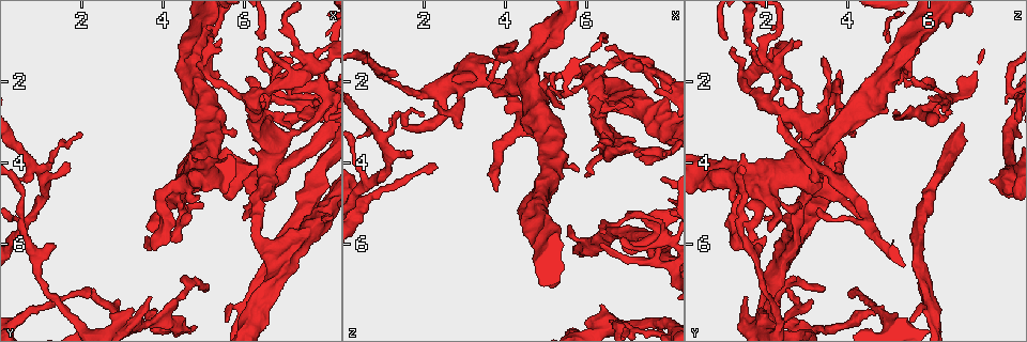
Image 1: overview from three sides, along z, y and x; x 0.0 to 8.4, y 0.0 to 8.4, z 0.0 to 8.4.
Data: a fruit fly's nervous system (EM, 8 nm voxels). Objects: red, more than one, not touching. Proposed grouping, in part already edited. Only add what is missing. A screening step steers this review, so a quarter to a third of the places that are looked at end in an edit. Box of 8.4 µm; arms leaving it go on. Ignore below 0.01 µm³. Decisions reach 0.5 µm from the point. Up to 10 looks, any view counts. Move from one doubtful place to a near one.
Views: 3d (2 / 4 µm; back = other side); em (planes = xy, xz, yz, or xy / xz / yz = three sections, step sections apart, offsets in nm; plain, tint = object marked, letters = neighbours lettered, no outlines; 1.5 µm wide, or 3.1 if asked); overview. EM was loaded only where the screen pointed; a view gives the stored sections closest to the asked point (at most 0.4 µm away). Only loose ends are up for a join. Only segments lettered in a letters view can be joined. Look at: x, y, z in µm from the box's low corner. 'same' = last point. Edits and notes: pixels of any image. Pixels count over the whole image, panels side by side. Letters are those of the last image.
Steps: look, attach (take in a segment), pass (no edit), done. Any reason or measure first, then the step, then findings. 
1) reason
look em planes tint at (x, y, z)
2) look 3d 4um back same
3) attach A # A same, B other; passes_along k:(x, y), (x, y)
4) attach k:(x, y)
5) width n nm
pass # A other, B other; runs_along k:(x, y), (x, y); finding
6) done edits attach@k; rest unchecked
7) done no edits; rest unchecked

look 3d 4um at (4.70, 3.85, 1.40)

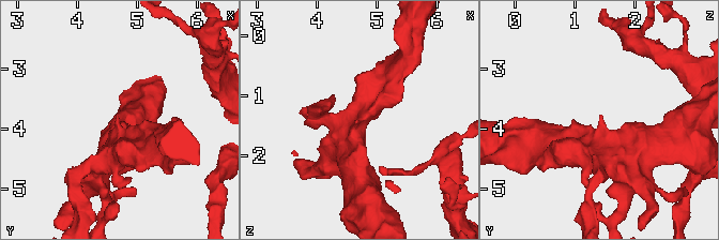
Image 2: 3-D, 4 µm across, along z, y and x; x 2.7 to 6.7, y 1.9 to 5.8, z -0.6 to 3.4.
now the EM
look em yz step 4 tint at (4.70, 3.85, 1.40)

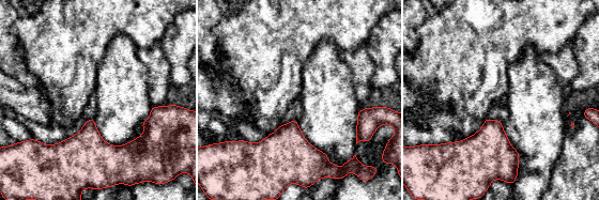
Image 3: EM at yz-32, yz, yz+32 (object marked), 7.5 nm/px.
look em planes letters same

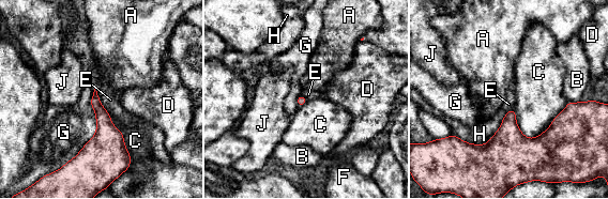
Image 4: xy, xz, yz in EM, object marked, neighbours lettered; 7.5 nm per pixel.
pass # A other, B other, C other, D other, E other, F other, G other, H other, J other; runs_along 4:(575, 105), (538, 147), (473, 147); no lettered segment goes on from it

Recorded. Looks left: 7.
stops while still wide
look 3d 2um back at (5.80, 3.20, 4.10)

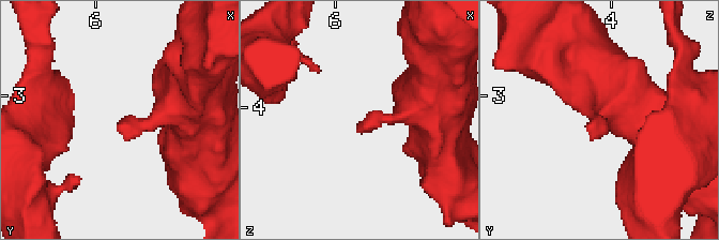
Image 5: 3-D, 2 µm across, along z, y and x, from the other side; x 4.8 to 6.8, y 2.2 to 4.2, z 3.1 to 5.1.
look em planes letters at (5.84, 3.24, 4.16)

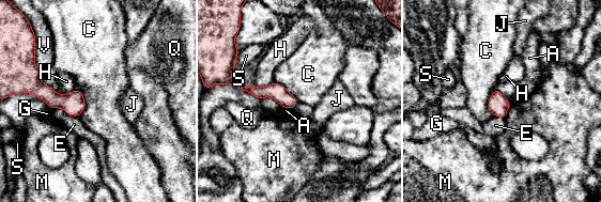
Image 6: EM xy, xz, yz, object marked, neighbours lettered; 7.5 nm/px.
pass # A other, C other, E other, G other, H other, J other, M other, Q other, S other, V other; runs_along 6:(245, 88), (276, 91), (293, 103); no lettered segment goes on from it

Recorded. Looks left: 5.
free end
look em xz step 8 tint at (5.10, 7.10, 3.45)

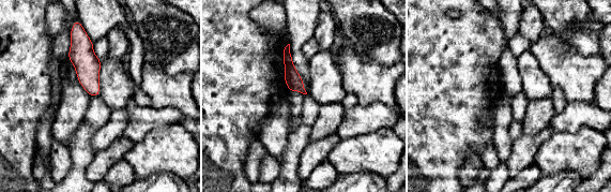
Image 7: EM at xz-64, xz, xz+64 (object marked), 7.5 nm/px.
look em xz step 8 letters same

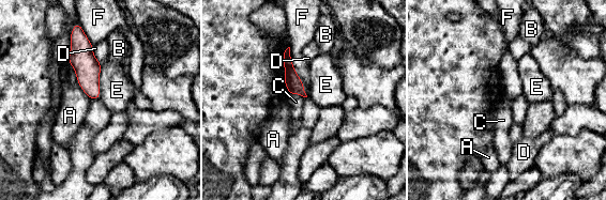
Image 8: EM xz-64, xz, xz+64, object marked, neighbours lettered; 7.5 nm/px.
width 120 nm
pass # A other, B other, C other, D other, E other, F other; border 8:(102, 64), (97, 98); no lettered segment goes on from it

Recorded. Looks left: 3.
tapers out
look 3d 2um at (2.35, 7.10, 4.10)

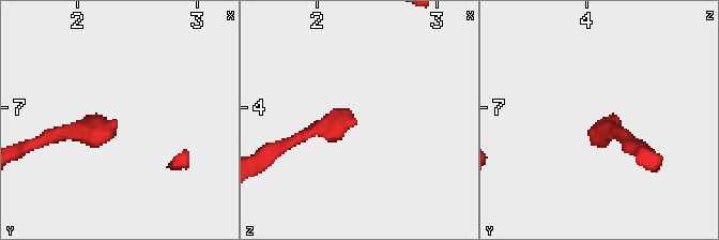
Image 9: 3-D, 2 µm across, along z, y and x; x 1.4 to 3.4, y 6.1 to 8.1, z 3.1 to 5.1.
look em planes letters at (2.32, 7.14, 4.10)

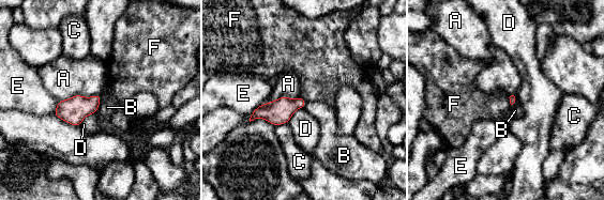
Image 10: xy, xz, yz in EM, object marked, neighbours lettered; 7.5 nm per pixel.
pass # A other, B other, C other, D other, E other, F other; border 10:(300, 96), (306, 101); no lettered segment goes on from it

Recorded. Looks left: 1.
done no edits; rest unchecked

